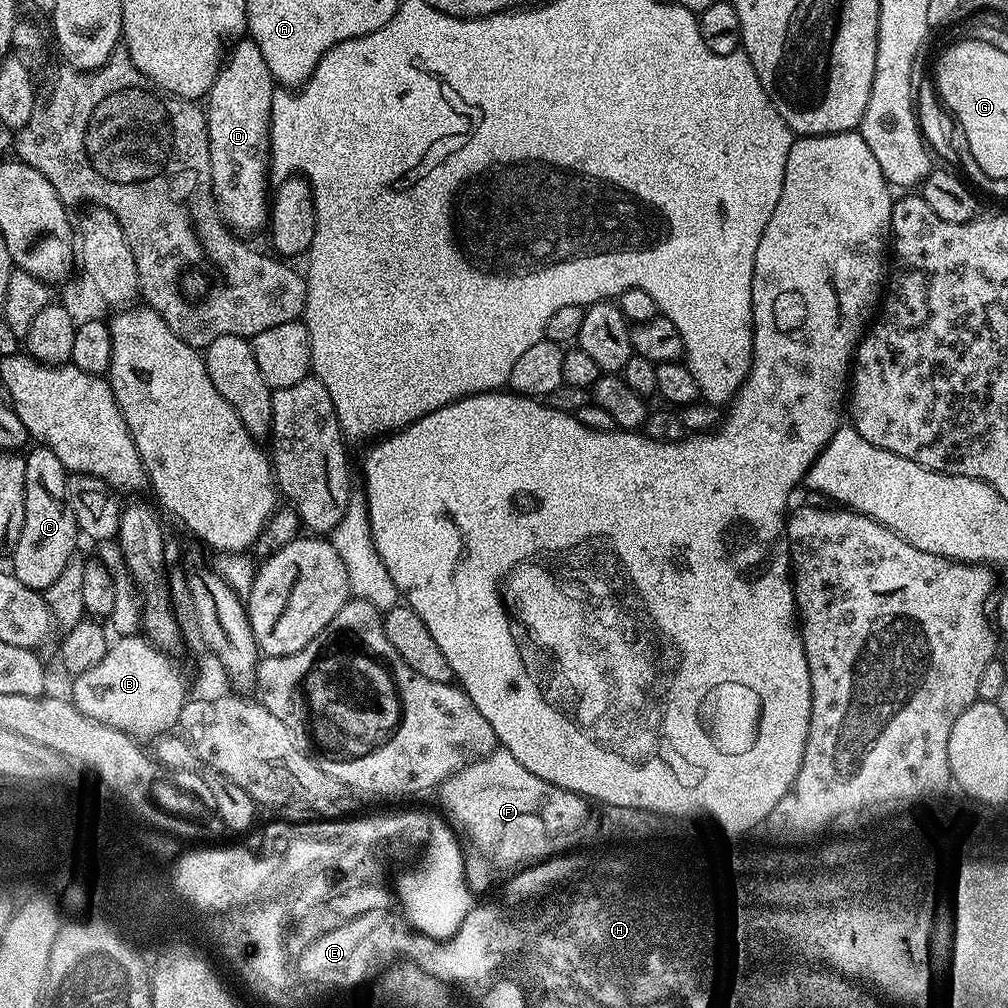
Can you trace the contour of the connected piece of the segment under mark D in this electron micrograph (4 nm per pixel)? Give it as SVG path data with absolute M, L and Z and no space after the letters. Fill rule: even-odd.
M241 38L231 45L223 61L218 78L212 84L206 97L208 117L208 145L210 146L210 170L212 171L212 192L219 205L220 217L237 234L256 232L270 220L270 184L268 188L268 127L274 81L262 58L262 50L250 38Z

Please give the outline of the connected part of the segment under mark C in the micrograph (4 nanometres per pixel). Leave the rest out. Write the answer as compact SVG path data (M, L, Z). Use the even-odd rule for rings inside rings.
M43 446L33 449L32 453L24 456L26 522L22 522L22 534L18 534L18 542L10 549L10 571L18 578L18 582L22 582L22 586L30 586L35 592L43 593L54 586L54 582L58 582L58 574L62 574L62 570L70 567L71 560L68 559L76 548L78 529L66 498L69 473L64 471L62 462L58 462L54 450Z

